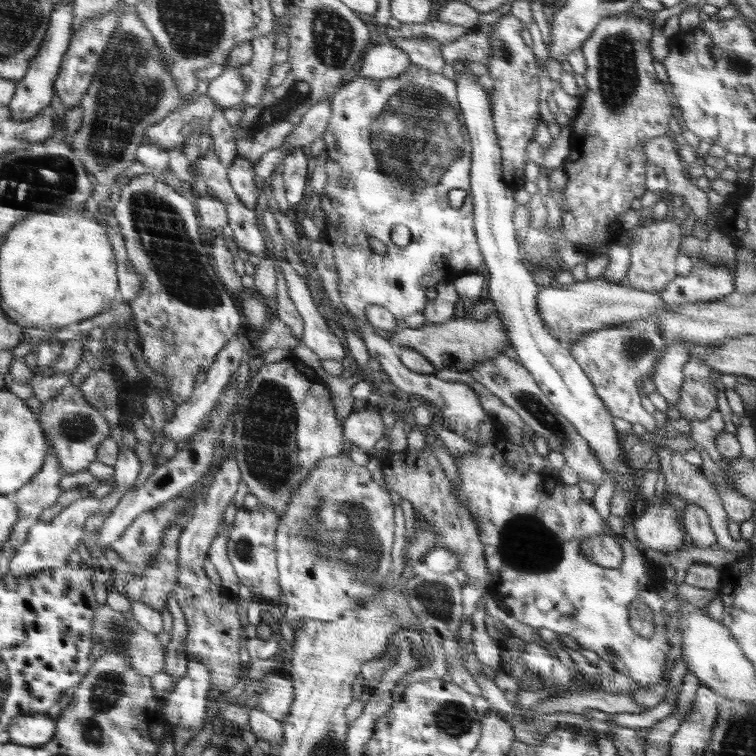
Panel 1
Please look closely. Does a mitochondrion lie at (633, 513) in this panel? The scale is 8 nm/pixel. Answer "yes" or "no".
no

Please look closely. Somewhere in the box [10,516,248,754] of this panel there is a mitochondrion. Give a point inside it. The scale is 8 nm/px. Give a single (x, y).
(106, 695)

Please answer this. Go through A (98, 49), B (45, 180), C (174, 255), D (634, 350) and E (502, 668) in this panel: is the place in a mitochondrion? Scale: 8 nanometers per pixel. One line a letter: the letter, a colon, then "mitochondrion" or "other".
A: mitochondrion
B: mitochondrion
C: mitochondrion
D: mitochondrion
E: other

